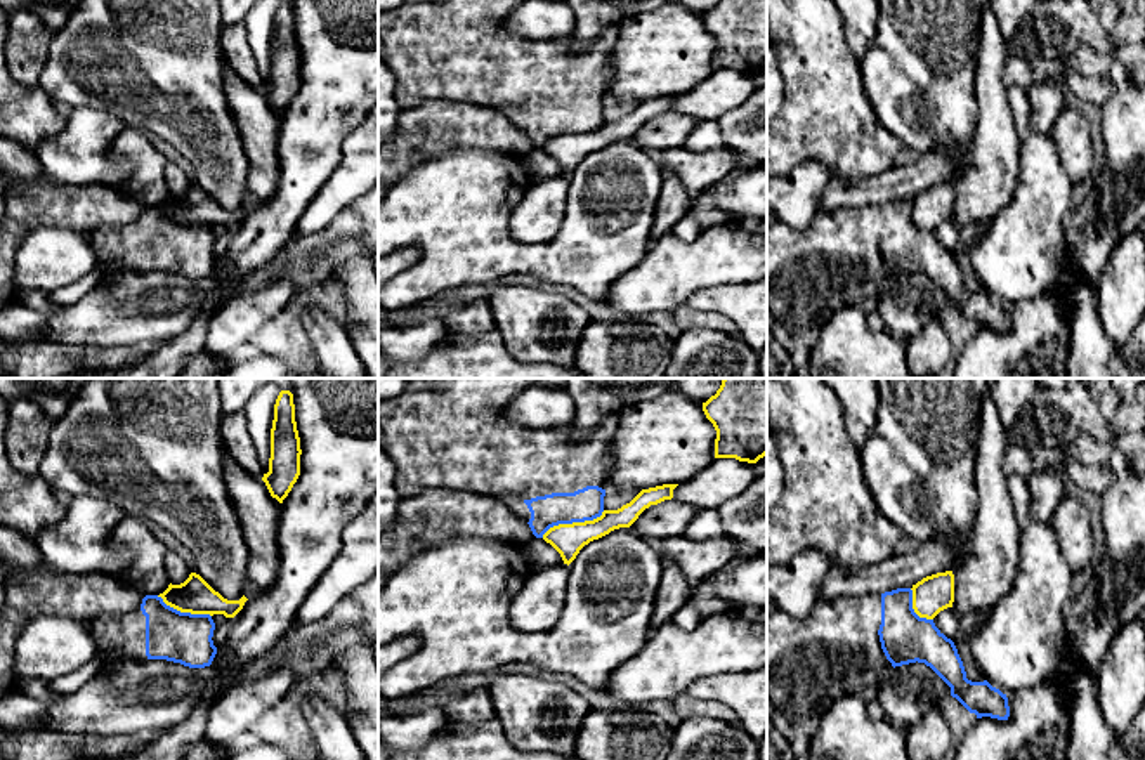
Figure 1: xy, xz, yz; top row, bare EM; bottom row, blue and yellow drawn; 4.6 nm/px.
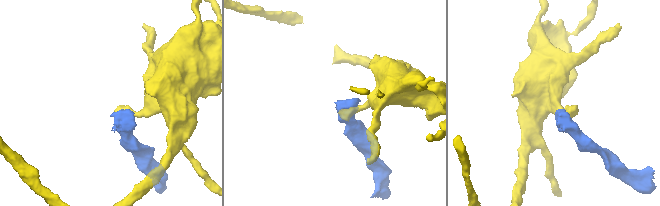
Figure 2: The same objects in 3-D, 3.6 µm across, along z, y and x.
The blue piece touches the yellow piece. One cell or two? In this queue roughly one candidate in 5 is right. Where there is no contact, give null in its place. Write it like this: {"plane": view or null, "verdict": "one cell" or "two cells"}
{"plane": "xz", "verdict": "two cells"}

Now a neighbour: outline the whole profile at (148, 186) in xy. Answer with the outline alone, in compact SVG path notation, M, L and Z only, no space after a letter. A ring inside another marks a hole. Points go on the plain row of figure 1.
M127 127L113 144L113 156L132 165L132 177L118 193L144 206L160 206L168 200L170 193L165 182L168 160L142 130Z

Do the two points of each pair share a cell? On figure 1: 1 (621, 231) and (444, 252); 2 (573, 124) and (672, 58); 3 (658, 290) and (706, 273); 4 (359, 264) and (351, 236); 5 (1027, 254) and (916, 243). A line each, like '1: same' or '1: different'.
1: same
2: different
3: same
4: different
5: different

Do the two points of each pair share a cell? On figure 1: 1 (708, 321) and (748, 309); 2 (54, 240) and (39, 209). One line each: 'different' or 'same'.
1: different
2: different

